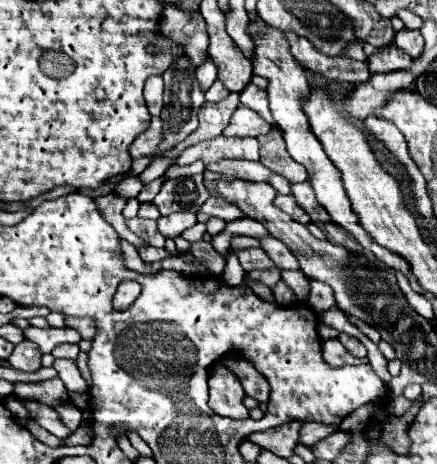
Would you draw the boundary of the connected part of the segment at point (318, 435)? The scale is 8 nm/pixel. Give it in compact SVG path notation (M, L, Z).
M305 423L299 429L299 443L301 445L313 445L313 443L321 441L323 437L327 437L331 431L335 431L335 427L319 425L319 423Z

